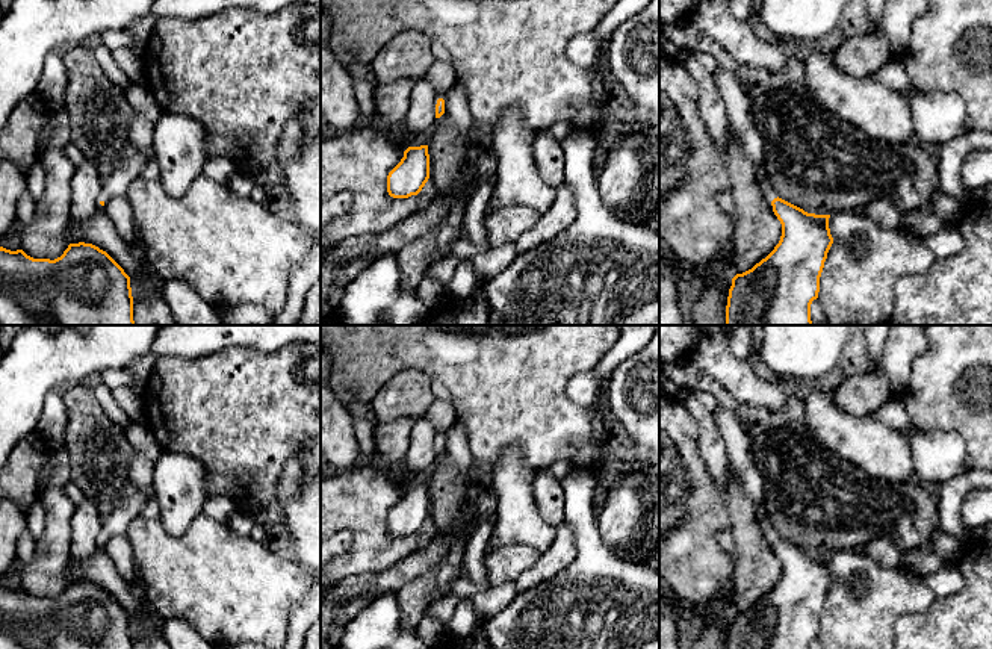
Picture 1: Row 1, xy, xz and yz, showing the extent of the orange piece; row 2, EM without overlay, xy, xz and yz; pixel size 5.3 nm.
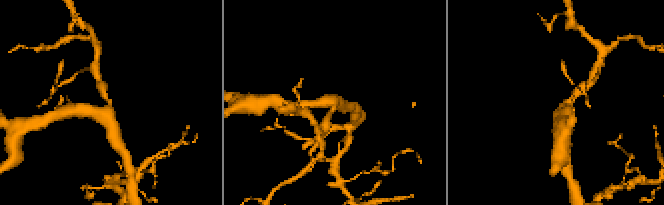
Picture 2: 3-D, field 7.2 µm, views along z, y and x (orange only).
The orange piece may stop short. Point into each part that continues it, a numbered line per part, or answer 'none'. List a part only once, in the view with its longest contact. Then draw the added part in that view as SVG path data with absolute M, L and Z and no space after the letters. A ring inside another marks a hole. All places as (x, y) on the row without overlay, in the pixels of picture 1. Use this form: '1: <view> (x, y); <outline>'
1: yz (767, 527); M758 517L758 523L761 526L762 534L771 542L777 537L776 525L773 523L771 517Z

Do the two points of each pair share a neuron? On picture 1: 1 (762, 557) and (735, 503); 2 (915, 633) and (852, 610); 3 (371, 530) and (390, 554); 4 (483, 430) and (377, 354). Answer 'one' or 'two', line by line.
1: one
2: two
3: one
4: one

